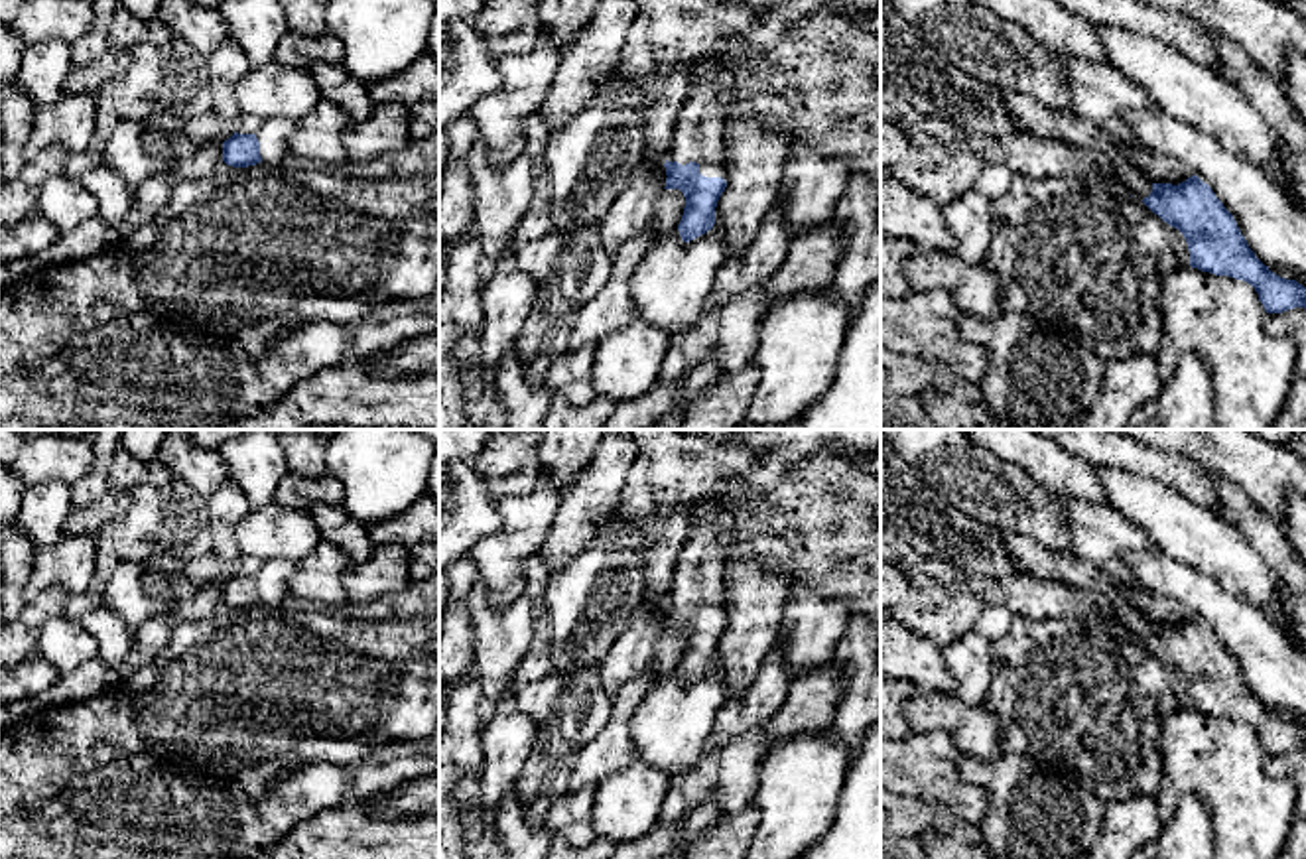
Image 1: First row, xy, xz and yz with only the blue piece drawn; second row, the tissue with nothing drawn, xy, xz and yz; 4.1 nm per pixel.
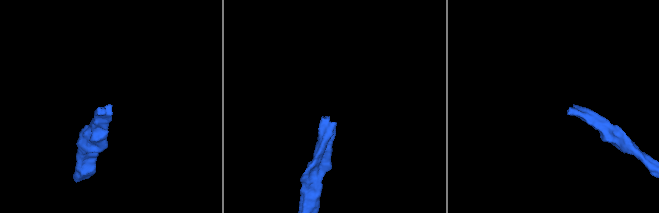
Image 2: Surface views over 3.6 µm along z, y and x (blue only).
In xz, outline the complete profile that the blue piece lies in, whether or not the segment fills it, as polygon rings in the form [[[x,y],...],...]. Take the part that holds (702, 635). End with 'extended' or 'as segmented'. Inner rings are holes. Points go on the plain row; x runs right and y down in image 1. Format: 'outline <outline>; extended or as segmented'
outline [[[721,500],[701,504],[672,575],[664,630],[680,630],[686,638],[678,666],[684,684],[713,670],[715,648],[729,623],[731,605],[721,567],[723,552],[735,538],[735,518],[737,512]]]; extended

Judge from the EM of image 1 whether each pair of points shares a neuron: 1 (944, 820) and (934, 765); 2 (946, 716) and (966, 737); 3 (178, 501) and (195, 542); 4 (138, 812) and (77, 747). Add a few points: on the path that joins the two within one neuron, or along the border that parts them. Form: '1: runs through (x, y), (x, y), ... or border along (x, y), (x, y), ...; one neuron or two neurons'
1: border along (901, 794), (942, 804), (956, 818); two neurons
2: runs through (952, 718), (966, 731); one neuron
3: runs through (178, 511), (178, 525), (186, 532); one neuron
4: border along (142, 755), (125, 755), (79, 773), (58, 792); two neurons

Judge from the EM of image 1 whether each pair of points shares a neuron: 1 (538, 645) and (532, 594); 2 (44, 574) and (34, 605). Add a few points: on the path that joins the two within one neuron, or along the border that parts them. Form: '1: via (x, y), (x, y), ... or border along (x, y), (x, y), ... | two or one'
1: via (540, 633), (538, 605) | one
2: border along (73, 594), (60, 586), (48, 586), (28, 595) | two

